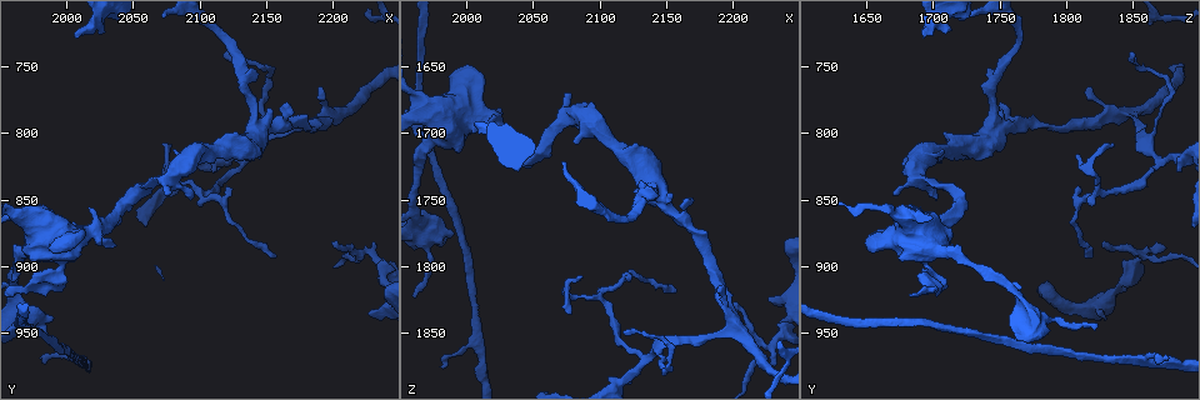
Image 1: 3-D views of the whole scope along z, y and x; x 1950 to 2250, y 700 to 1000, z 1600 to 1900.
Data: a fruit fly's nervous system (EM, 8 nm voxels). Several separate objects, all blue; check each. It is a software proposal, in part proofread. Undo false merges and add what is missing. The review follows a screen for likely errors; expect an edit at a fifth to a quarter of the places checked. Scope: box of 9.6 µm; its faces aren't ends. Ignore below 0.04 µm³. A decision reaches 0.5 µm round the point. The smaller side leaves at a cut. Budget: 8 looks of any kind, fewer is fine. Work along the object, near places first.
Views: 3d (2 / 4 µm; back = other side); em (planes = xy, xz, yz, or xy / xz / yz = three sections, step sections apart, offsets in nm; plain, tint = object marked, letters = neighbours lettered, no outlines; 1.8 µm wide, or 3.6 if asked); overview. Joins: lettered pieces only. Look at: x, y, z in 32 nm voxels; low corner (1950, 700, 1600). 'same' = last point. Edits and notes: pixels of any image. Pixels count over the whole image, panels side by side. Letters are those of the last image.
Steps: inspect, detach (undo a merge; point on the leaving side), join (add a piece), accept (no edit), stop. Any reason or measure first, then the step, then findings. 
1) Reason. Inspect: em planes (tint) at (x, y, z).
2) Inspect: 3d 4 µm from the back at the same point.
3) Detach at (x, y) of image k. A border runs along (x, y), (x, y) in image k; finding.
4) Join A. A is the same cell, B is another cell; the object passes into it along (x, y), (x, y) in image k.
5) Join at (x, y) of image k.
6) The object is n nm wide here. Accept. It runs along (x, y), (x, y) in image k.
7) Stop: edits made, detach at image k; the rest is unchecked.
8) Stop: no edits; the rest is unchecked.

Three arms meet. Inspect: em 3.6 µm xy step 16 (plain) at (2136, 822, 1870).

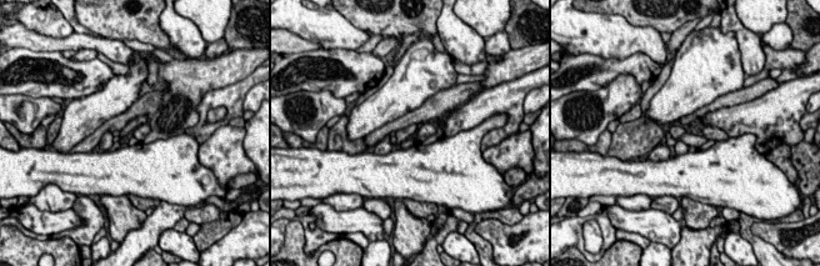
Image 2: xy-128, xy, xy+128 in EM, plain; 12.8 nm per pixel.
Inspect: em 3.6 µm xy step 16 (letters) at the same point.

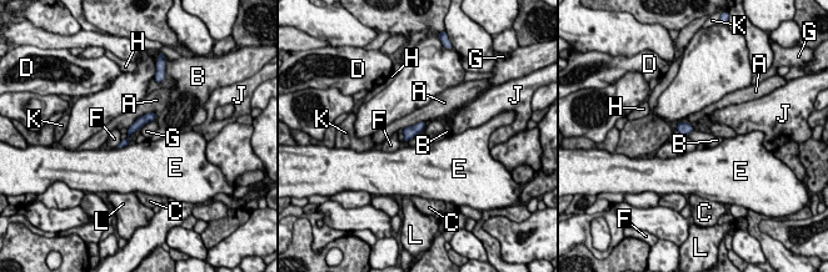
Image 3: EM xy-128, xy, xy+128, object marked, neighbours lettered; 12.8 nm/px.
The longest contact is with A, 440 nm. Accept. A, B, C, D, E, F, G, H, J, K and L are other cells; it runs along (153, 115), (140, 121), (123, 144) in image 3; one cell here.

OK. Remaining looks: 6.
Sharp bend. Inspect: em yz step 16 (letters) at (2100, 844, 1822).

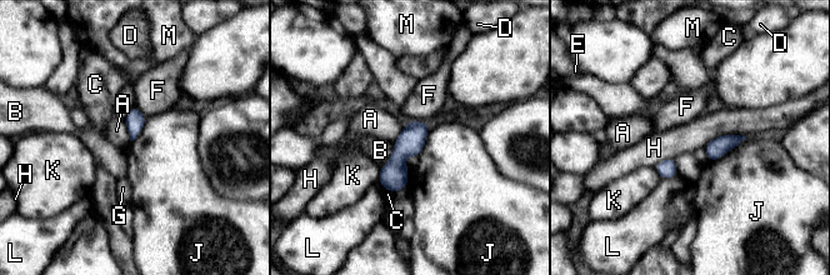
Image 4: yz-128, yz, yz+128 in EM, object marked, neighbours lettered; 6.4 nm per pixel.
Accept. A, B, C, D, E, F, G, H, J, K, L and M are other cells; continuous, no second cell.

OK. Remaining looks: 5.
Inspect: em 3.6 µm planes (tint) at (2022, 874, 1696).

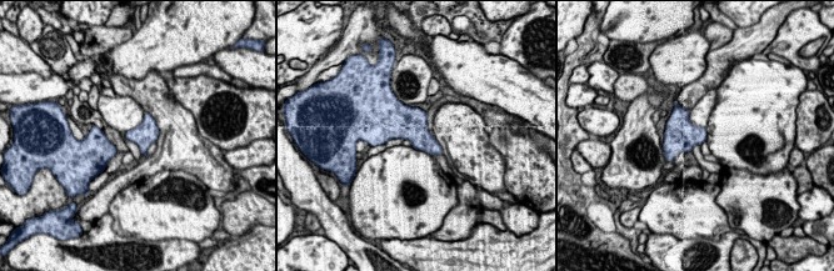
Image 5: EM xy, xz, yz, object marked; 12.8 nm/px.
See the neighbours. Inspect: em 3.6 µm planes (letters) at the same point.

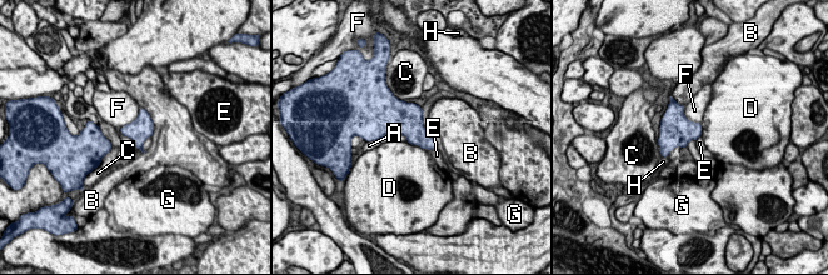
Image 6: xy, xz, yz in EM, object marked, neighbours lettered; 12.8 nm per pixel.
Accept. A, B, C, D, E, F, G and H are other cells; a border runs along (113, 146), (99, 164) in image 6; one cell here.

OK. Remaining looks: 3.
An open end. Inspect: em xy step 8 (tint) at (2008, 728, 1694).

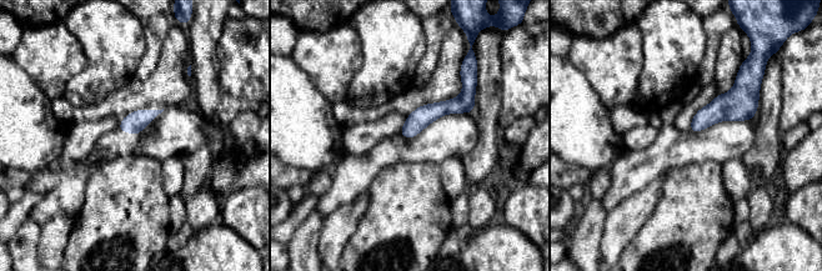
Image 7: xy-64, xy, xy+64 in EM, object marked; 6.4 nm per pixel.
Inspect: em xz step 8 (letters) at the same point.

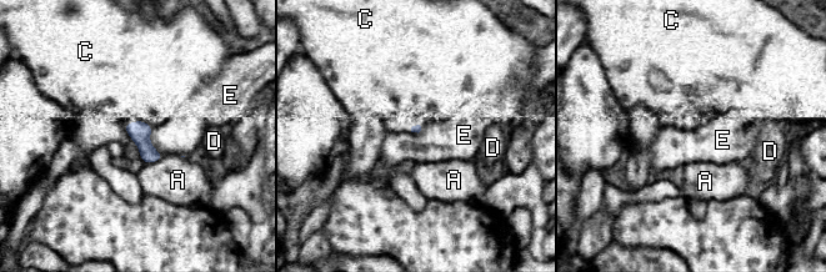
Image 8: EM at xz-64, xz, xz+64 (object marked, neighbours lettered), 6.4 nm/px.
Accept. A, C, D and E are other cells; a border runs along (151, 127), (150, 144), (164, 155) in image 8; no lettered piece goes on from it.

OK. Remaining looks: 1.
Stop: no edits; the rest is unchecked.

